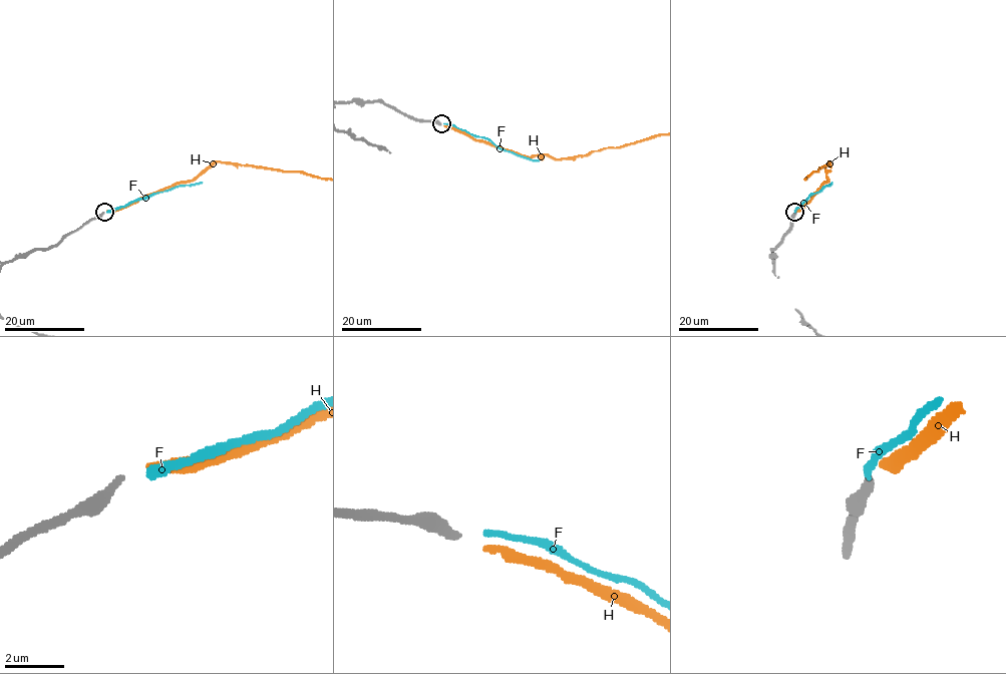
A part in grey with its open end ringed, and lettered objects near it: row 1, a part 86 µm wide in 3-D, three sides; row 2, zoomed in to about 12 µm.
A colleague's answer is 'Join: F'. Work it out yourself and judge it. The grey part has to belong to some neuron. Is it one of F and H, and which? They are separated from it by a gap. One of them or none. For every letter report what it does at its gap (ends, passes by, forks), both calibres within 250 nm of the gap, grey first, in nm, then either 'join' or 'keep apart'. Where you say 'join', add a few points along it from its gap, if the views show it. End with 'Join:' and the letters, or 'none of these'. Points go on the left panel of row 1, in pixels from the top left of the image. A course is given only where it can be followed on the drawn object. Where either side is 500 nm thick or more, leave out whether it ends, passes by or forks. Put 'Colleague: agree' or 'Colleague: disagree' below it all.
F: it ends | 260/240 nm | join | via (106, 212), (164, 190), (202, 182)
H: it ends | 260/200 nm | keep apart
Join: F
Colleague: agree

